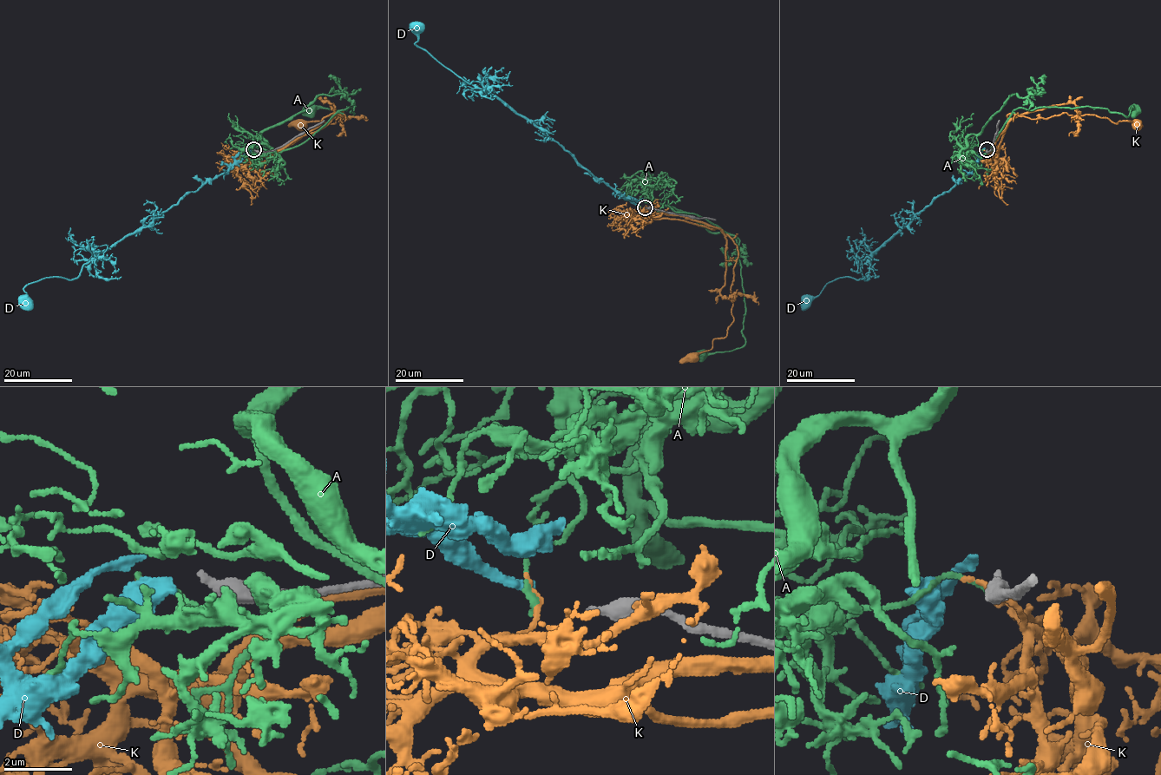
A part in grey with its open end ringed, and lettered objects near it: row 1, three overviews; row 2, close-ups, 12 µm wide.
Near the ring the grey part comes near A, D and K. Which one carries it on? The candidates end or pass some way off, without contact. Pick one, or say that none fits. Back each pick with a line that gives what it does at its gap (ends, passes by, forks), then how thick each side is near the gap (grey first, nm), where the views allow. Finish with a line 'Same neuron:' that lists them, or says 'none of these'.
D: it ends there; 260 nm thick on the grey side, 240 nm on the other
Same neuron: D

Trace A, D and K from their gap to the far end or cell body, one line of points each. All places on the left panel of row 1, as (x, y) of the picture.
A: (249, 151), (271, 150), (260, 134), (278, 154), (306, 141), (336, 114), (354, 107), (354, 114), (309, 109)
D: (248, 147), (223, 173), (83, 265), (75, 278), (46, 277), (29, 283), (22, 300)
K: (249, 150), (243, 157), (257, 160), (293, 144), (331, 114), (346, 119), (339, 113), (333, 123), (300, 125)

